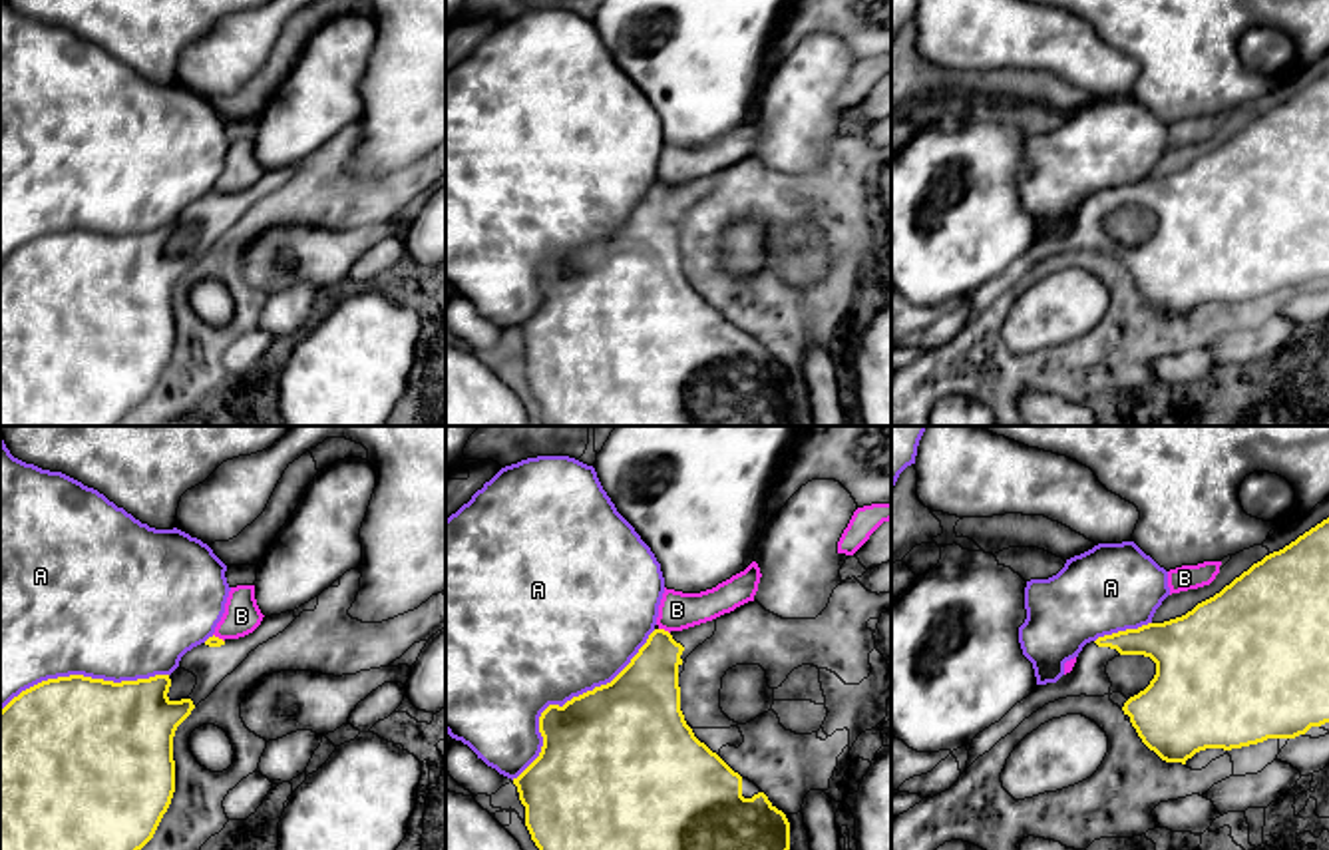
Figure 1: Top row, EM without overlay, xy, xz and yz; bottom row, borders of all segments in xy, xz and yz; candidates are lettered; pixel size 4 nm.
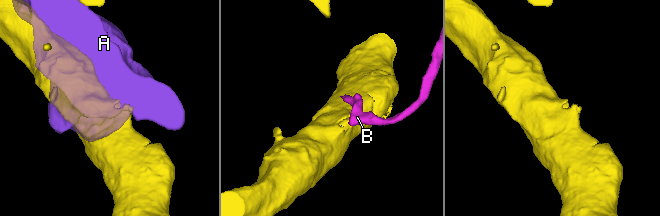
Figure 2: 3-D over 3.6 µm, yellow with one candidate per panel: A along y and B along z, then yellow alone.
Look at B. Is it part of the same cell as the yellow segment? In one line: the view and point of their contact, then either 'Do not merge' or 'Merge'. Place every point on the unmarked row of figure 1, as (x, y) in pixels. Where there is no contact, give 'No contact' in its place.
Touches yellow at xz (663, 184). Do not merge

